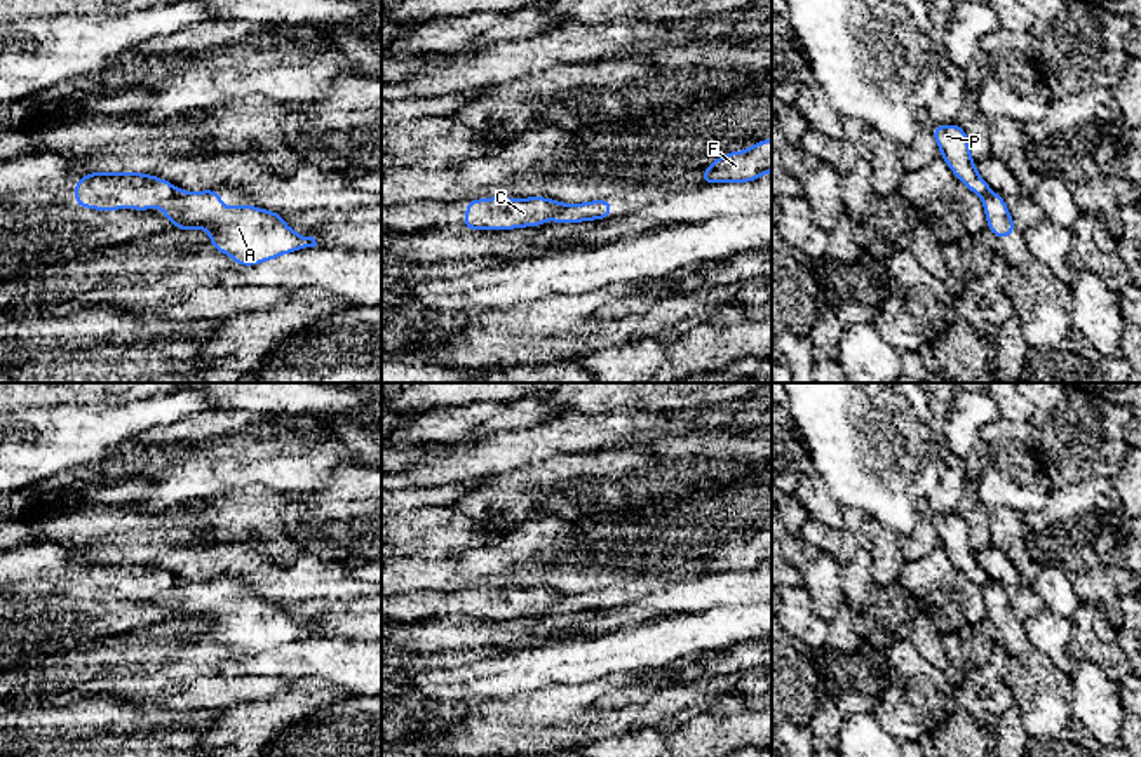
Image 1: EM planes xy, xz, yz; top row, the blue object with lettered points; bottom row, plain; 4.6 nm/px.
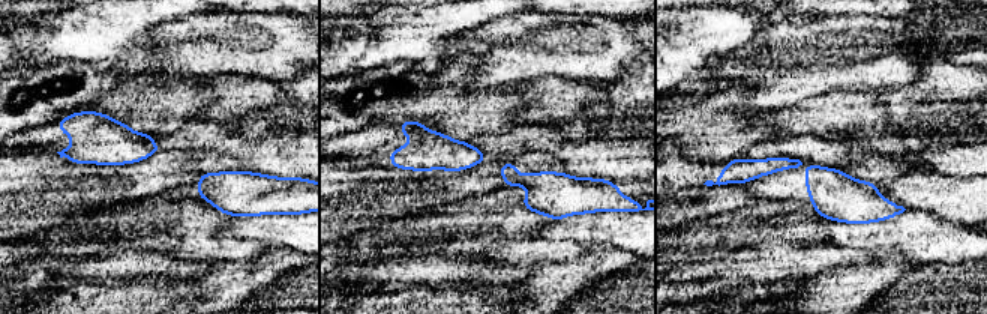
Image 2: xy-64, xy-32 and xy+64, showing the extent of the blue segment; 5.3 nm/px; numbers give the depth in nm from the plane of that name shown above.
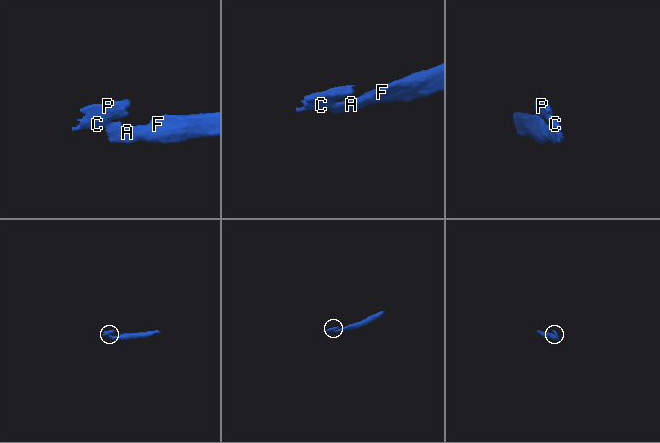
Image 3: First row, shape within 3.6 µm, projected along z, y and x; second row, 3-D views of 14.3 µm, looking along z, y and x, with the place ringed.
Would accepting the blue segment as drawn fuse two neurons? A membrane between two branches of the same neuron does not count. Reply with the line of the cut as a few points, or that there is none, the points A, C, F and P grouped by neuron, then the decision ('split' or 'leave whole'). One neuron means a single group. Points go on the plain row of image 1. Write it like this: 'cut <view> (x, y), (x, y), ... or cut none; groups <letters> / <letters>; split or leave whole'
cut xy (182, 582), (157, 594); groups A F / C P; split

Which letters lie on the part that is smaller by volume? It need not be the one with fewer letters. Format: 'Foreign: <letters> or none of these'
Foreign: C, P

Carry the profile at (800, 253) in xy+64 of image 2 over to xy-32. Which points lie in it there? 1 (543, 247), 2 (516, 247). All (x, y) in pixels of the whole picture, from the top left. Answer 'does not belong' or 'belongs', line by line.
1: belongs
2: belongs

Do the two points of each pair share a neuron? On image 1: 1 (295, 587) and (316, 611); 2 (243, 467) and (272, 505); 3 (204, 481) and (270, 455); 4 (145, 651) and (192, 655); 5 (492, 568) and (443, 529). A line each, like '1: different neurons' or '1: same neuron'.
1: different neurons
2: different neurons
3: same neuron
4: same neuron
5: different neurons

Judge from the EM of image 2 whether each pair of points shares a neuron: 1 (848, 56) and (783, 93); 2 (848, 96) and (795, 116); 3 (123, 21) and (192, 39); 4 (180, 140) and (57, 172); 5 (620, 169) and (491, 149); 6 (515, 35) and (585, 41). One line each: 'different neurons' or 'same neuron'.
1: same neuron
2: same neuron
3: different neurons
4: different neurons
5: same neuron
6: same neuron

